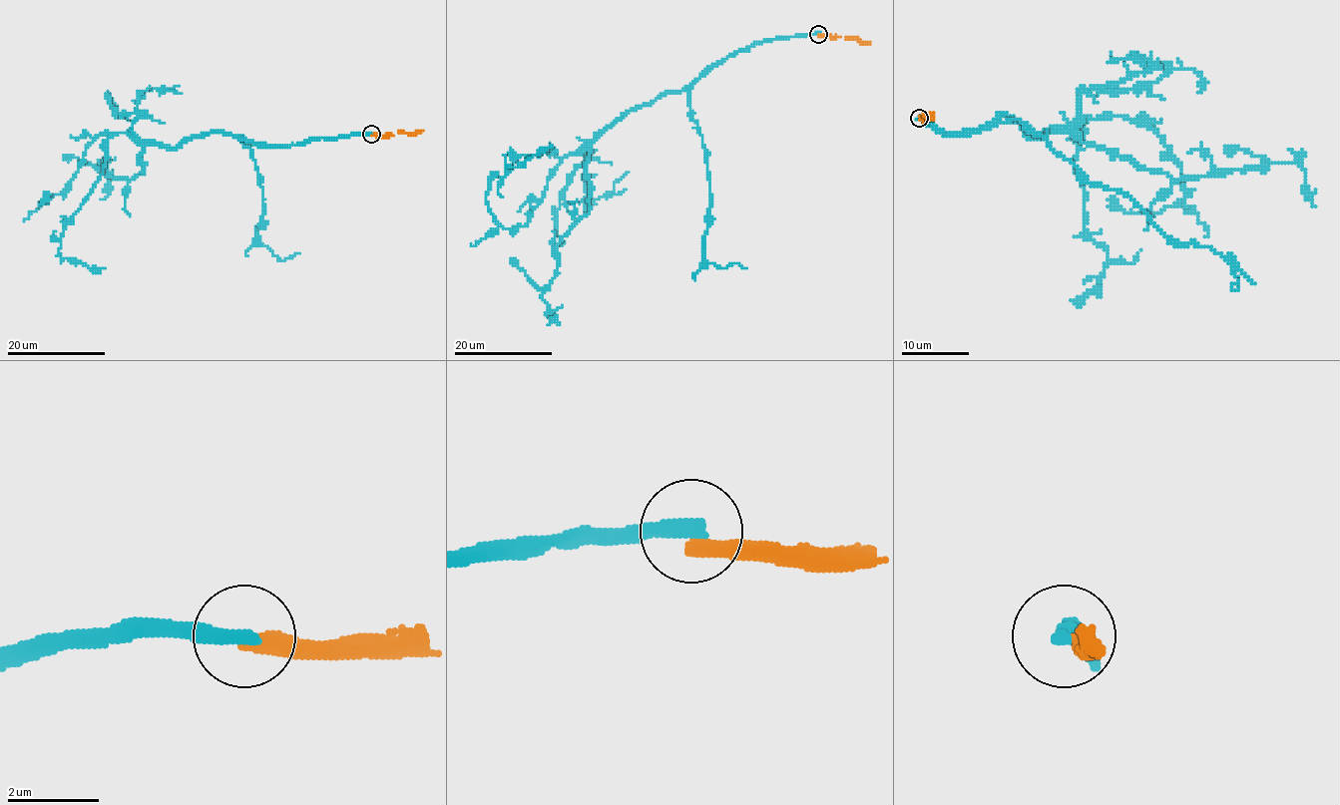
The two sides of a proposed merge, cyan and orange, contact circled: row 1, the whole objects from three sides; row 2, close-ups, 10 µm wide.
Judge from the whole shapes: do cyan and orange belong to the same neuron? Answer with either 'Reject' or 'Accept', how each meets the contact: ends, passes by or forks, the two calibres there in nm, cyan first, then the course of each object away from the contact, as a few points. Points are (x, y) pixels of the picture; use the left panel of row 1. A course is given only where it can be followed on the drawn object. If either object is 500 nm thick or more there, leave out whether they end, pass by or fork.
Reject. At the ring cyan ends. At the ring orange ends. Thickness 400 nm (cyan) against 360 nm. Course of cyan: (372, 135), (150, 143), (129, 180), (95, 167), (107, 173), (101, 200). Course of orange: (372, 135), (393, 136), (422, 130)

